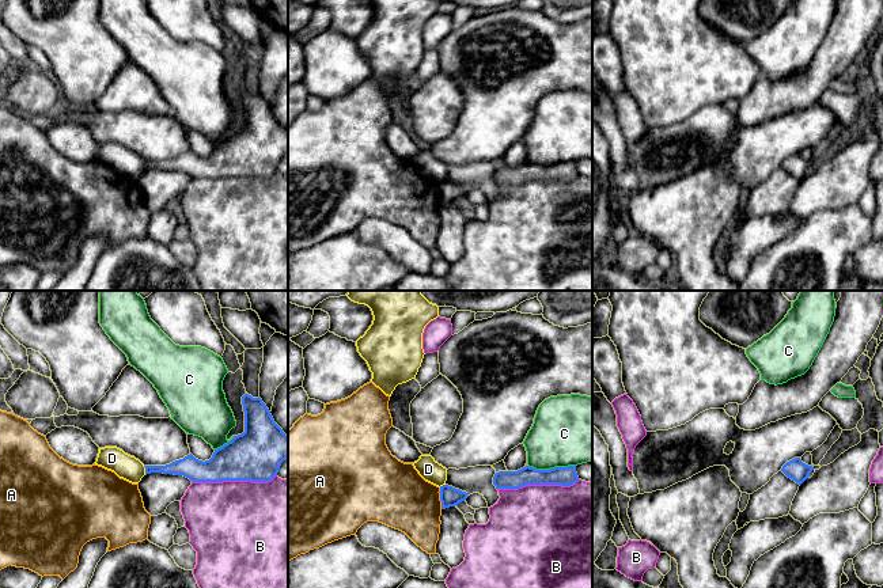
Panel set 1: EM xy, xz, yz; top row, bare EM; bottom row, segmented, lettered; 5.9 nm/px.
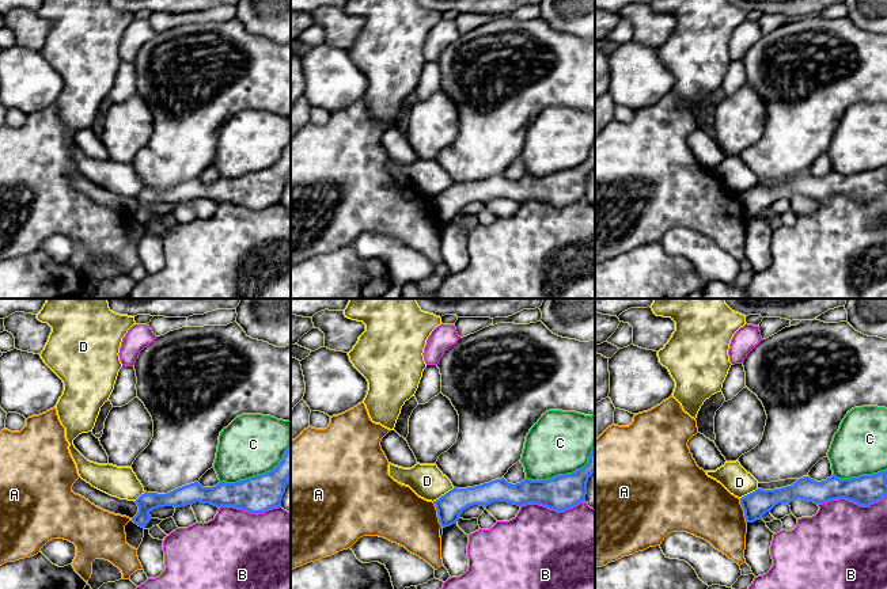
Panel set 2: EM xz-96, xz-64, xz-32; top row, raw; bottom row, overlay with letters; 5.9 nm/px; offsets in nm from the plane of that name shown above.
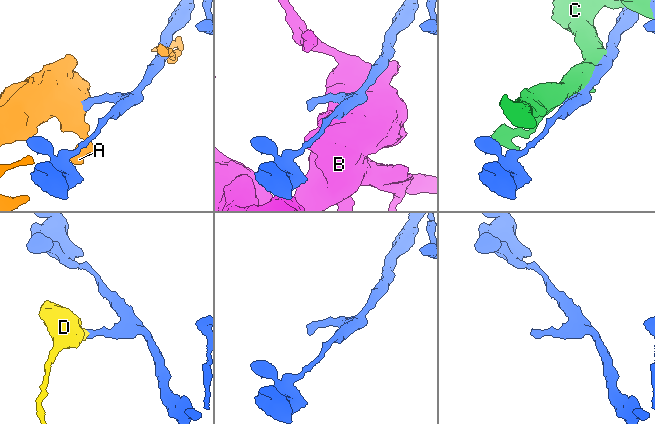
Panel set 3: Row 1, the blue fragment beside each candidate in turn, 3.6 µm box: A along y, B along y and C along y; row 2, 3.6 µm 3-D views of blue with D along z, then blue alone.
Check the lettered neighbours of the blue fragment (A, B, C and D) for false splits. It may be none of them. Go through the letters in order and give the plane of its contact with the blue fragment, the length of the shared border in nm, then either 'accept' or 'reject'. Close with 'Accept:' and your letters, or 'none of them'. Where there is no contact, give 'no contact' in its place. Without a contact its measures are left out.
A: meets blue in xz; contact 130 nm long; reject
B: meets blue in xy; contact 500 nm long; reject
C: meets blue in xz; contact 280 nm long; reject
D: meets blue in xy; contact 60 nm long; reject
Accept: none of them

